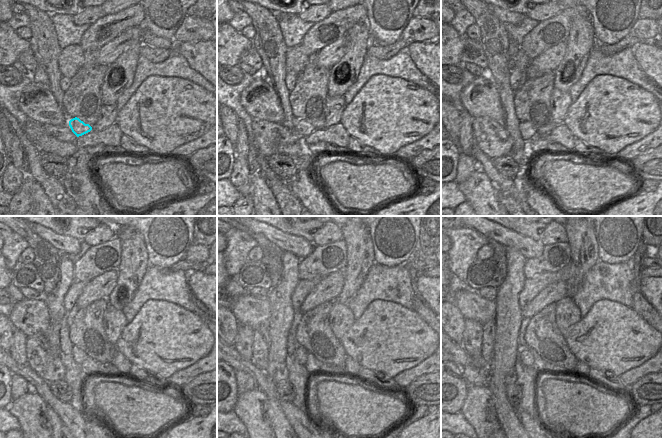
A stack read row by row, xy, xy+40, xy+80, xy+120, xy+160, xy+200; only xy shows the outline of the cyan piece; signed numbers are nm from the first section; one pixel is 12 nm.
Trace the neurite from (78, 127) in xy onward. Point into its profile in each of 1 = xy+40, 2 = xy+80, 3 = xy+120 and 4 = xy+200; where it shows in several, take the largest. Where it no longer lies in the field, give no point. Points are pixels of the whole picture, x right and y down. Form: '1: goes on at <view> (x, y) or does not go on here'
1: goes on at xy+40 (303, 129)
2: goes on at xy+80 (527, 131)
3: goes on at xy+120 (79, 355)
4: goes on at xy+200 (526, 357)

